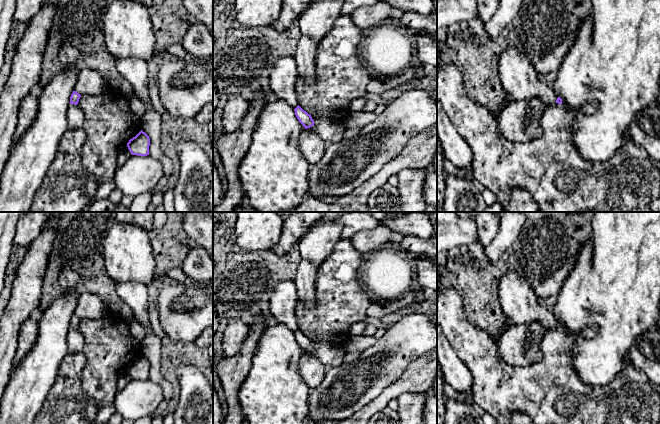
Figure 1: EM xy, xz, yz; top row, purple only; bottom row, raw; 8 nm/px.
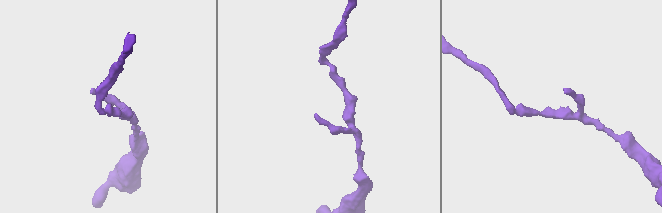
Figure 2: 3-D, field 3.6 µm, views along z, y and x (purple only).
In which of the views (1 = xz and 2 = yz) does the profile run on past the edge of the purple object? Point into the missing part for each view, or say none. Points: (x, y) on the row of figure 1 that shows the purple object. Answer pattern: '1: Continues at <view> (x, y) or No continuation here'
1: No continuation here
2: No continuation here

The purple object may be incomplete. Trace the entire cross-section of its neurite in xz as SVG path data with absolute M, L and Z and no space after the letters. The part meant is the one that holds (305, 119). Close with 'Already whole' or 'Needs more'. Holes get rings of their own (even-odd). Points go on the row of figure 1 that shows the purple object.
M299 105L294 109L294 111L297 119L305 129L314 125L314 120L312 119L311 115L304 111Z. Already whole

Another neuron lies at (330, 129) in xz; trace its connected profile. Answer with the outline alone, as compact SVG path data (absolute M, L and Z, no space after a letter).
M318 113L311 117L314 120L314 125L307 129L316 133L327 146L343 139L347 128L342 119L337 119L329 113Z

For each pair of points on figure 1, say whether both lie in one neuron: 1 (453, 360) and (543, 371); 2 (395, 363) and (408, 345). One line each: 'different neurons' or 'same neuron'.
1: different neurons
2: same neuron

